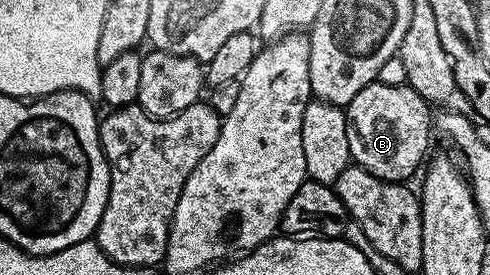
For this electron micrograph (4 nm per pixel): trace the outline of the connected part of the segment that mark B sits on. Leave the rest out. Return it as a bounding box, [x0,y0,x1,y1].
[346,82,434,184]

